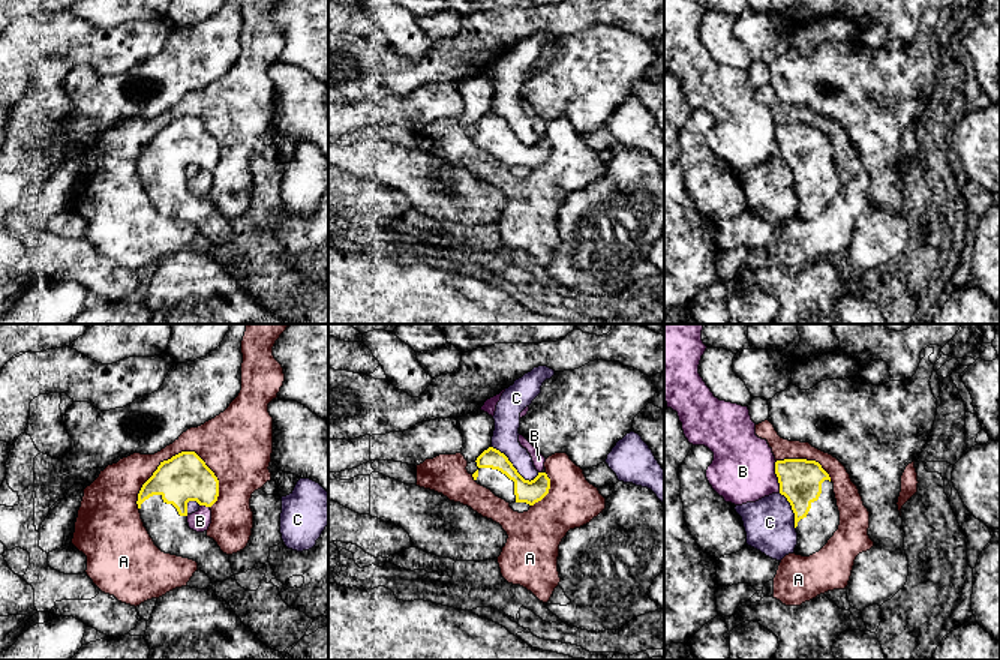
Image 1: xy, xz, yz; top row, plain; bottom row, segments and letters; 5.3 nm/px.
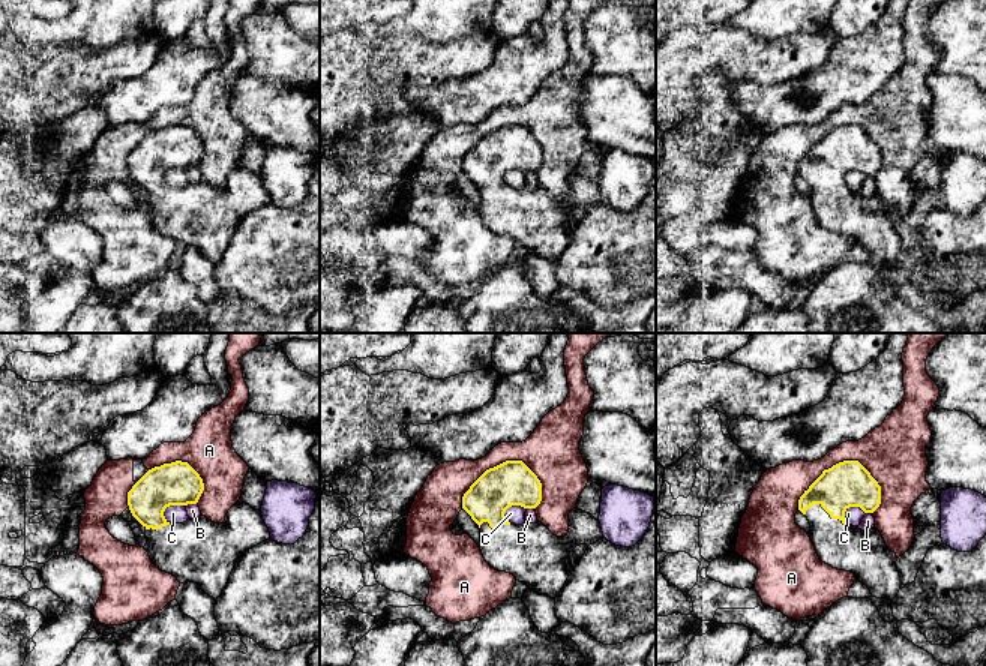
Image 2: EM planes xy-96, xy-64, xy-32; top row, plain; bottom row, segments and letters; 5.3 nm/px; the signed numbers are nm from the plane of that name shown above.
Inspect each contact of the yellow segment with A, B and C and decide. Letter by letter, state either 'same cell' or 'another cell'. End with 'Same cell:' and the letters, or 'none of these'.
A: another cell
B: another cell
C: another cell
Same cell: none of these

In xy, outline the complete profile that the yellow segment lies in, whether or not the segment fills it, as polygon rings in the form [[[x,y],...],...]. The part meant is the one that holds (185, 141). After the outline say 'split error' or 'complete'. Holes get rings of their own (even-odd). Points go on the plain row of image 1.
[[[181,116],[168,124],[160,126],[153,140],[142,148],[138,158],[138,172],[144,190],[154,208],[165,218],[189,222],[198,226],[214,249],[234,240],[229,219],[223,218],[217,207],[207,200],[207,195],[196,196],[187,188],[187,166],[211,171],[219,160],[219,144],[214,136],[195,116]]]; split error

